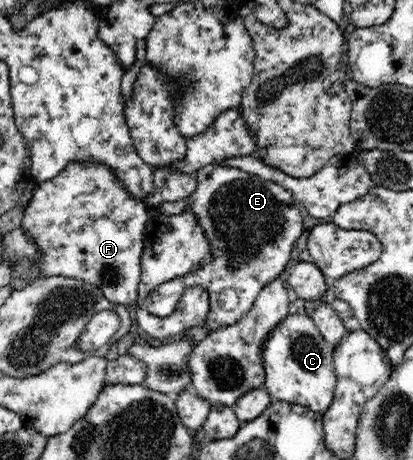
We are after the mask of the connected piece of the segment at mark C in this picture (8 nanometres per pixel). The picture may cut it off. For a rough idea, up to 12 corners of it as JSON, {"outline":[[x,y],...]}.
{"outline":[[290,314],[261,350],[272,401],[324,414],[333,349],[310,316]]}

